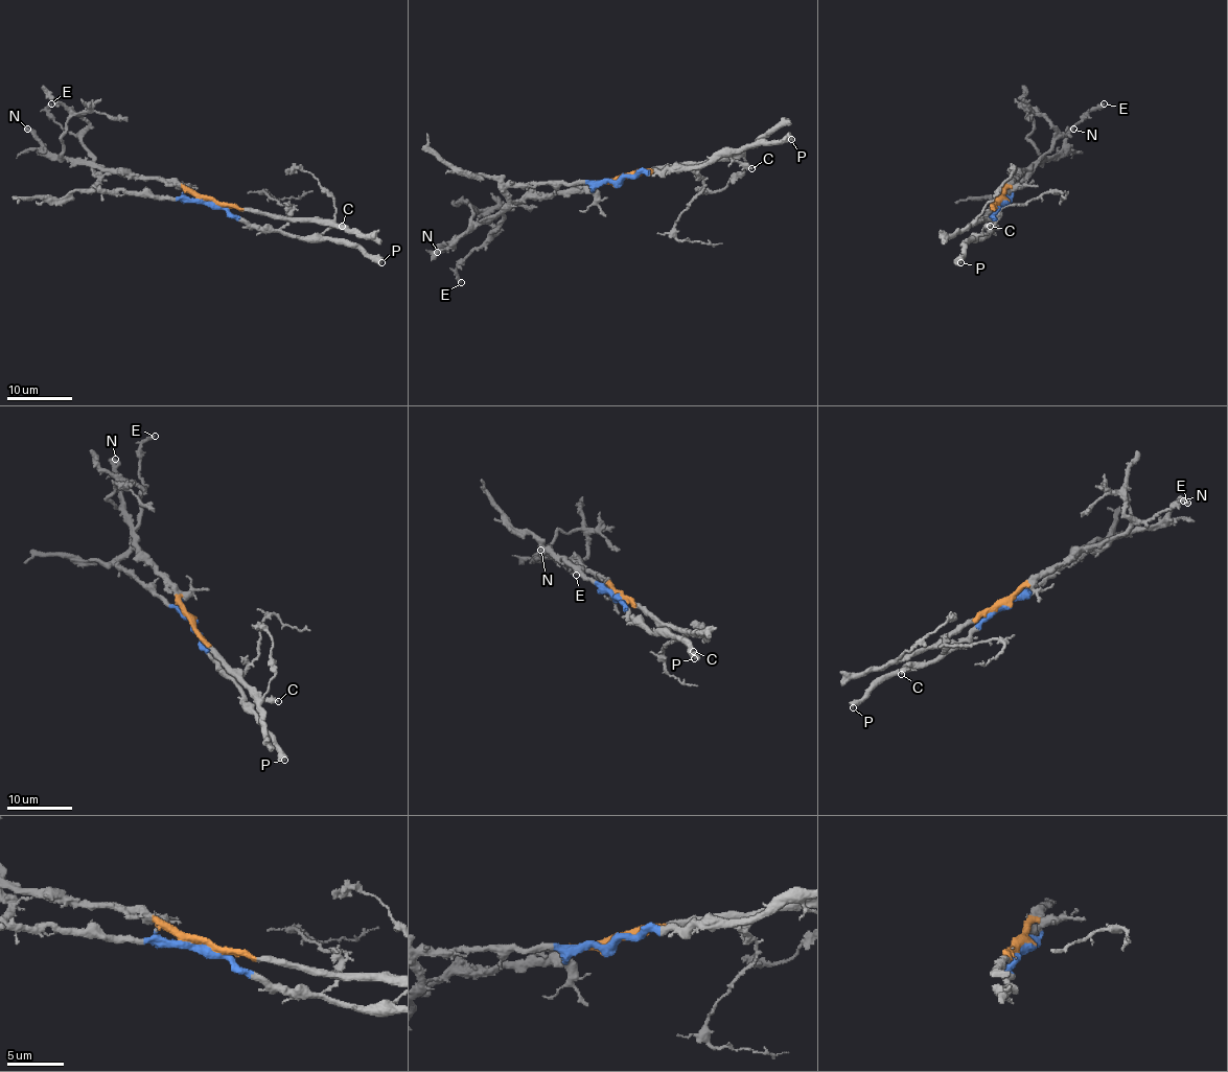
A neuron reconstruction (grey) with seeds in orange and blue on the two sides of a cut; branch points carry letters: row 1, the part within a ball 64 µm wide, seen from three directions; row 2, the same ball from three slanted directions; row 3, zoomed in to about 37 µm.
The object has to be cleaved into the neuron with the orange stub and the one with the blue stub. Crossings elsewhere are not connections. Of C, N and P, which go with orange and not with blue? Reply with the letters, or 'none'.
N

